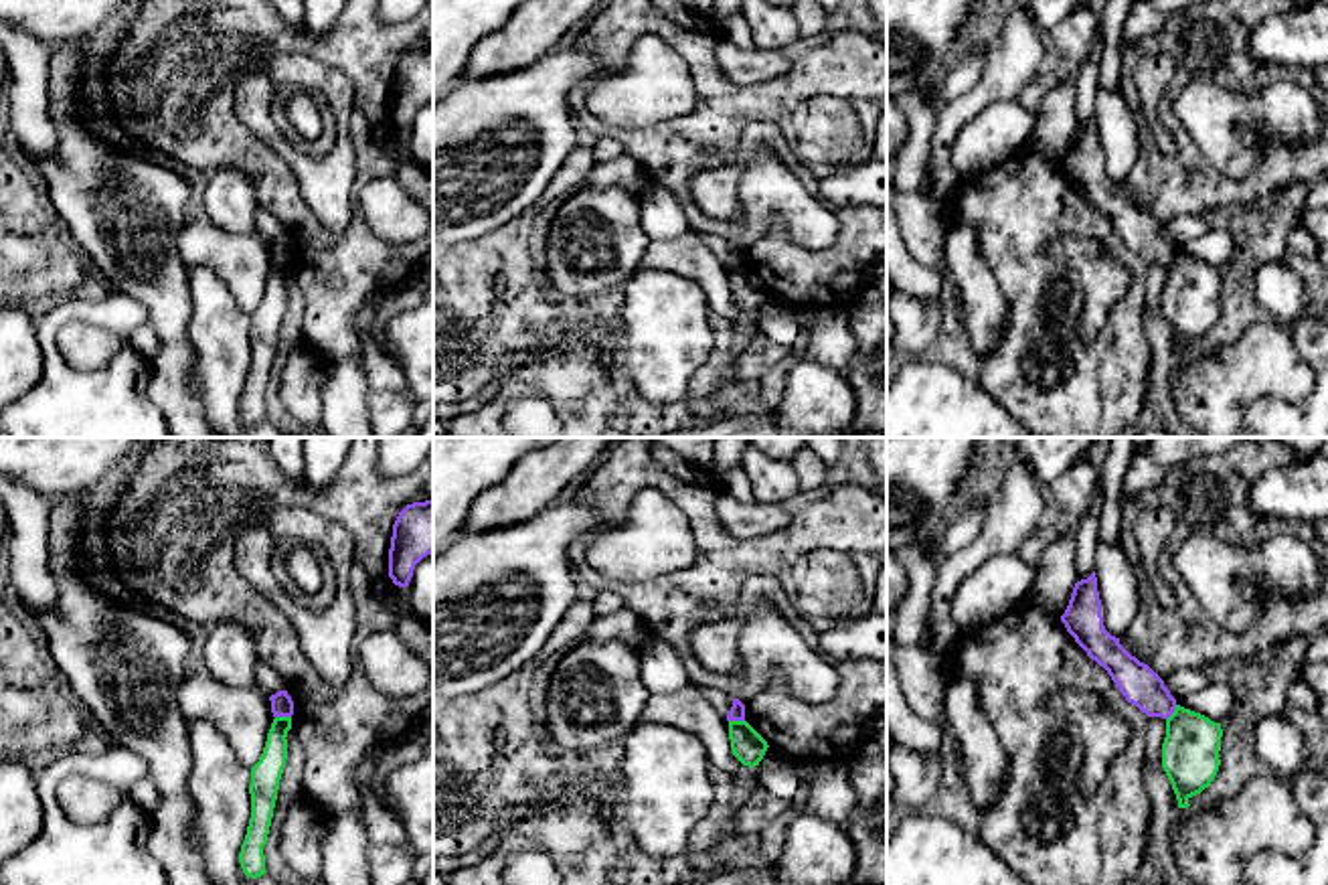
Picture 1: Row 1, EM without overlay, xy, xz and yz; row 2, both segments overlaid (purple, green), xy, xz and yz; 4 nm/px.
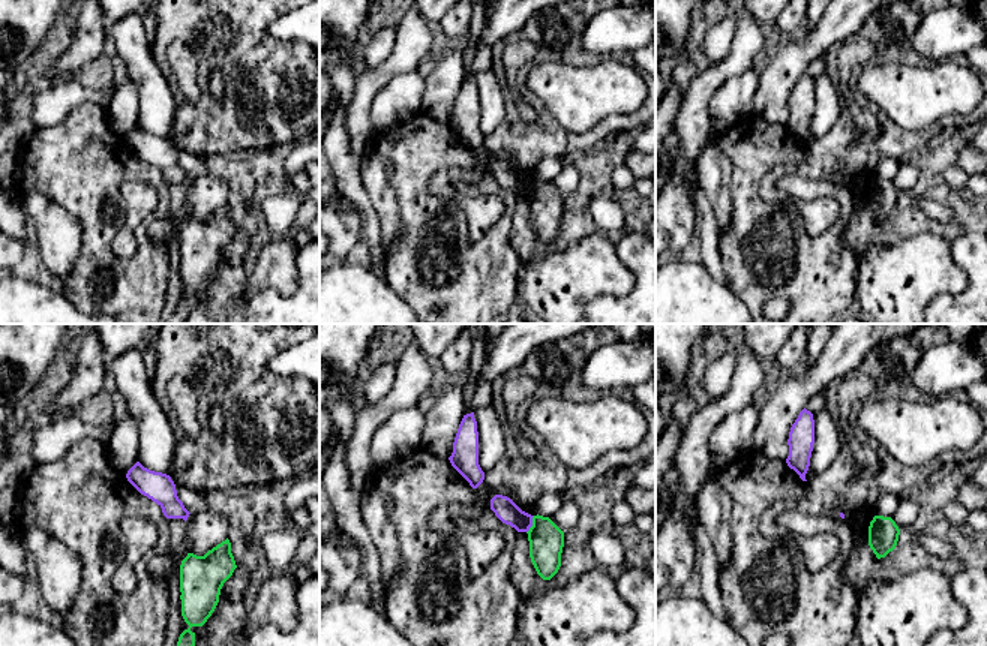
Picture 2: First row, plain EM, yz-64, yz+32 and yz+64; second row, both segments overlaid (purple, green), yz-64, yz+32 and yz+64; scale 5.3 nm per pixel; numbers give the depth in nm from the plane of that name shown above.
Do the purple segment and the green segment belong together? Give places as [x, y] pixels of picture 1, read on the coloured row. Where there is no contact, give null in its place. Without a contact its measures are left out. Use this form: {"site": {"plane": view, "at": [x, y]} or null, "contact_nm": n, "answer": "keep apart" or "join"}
{"site": {"plane": "xy", "at": [284, 715]}, "contact_nm": 60, "answer": "keep apart"}

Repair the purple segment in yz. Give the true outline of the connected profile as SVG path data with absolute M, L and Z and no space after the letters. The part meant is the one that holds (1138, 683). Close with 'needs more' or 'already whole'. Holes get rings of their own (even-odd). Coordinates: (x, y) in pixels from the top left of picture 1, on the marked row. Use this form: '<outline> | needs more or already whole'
M1095 571L1075 583L1061 622L1087 656L1107 670L1128 703L1148 717L1168 719L1174 713L1176 699L1164 680L1105 630Z | already whole

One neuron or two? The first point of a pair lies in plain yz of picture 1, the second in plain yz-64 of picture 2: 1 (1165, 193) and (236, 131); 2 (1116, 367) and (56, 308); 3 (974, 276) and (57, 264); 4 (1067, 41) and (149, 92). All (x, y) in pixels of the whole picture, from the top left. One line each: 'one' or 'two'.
1: one
2: two
3: one
4: one

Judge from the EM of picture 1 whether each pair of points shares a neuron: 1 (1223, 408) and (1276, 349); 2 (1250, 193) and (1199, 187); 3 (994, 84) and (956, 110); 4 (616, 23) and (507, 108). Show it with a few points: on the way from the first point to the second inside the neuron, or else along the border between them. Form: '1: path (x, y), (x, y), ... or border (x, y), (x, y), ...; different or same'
1: path (1231, 393), (1262, 363); same
2: path (1237, 191), (1211, 189); same
3: path (984, 94), (966, 108); same
4: border (573, 47), (590, 53), (608, 69); different

